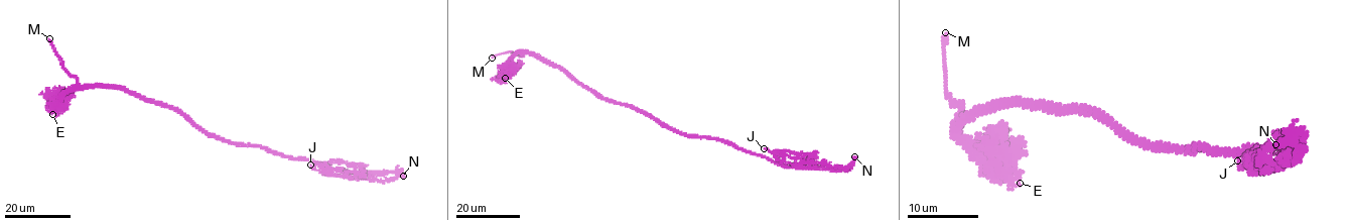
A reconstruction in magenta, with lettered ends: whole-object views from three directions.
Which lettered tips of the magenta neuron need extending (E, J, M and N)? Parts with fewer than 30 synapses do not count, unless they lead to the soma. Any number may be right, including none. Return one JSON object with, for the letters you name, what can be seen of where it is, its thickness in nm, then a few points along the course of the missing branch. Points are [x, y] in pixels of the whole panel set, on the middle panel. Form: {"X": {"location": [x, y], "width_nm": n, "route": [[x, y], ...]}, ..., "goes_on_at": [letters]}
{"M": {"location": [492, 58], "width_nm": 220, "route": [[492, 58], [483, 61], [473, 54], [465, 35], [460, 32]]}, "goes_on_at": ["M"]}

